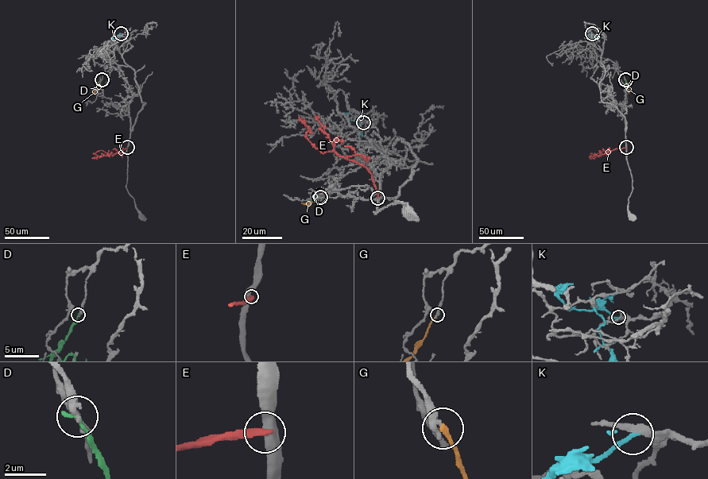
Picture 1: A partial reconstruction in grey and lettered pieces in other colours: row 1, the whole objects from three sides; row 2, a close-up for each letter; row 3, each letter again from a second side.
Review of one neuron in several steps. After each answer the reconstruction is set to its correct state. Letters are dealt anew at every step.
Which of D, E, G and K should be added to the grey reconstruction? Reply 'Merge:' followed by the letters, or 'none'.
Merge: none

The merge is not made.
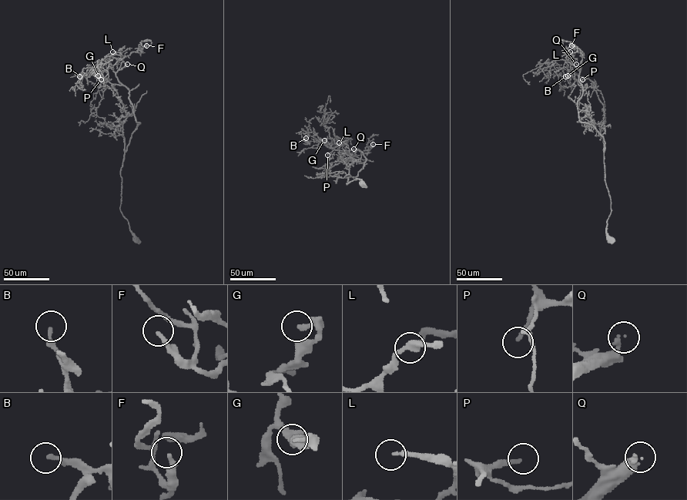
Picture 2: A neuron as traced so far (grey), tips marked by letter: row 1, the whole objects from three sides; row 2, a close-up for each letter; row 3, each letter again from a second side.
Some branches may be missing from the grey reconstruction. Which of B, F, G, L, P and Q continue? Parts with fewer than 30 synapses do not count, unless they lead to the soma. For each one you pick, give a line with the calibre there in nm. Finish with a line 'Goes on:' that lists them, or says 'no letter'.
L: Thickness 190 nm
P: Thickness 180 nm
Q: Thickness 110 nm
Goes on: L, P, Q

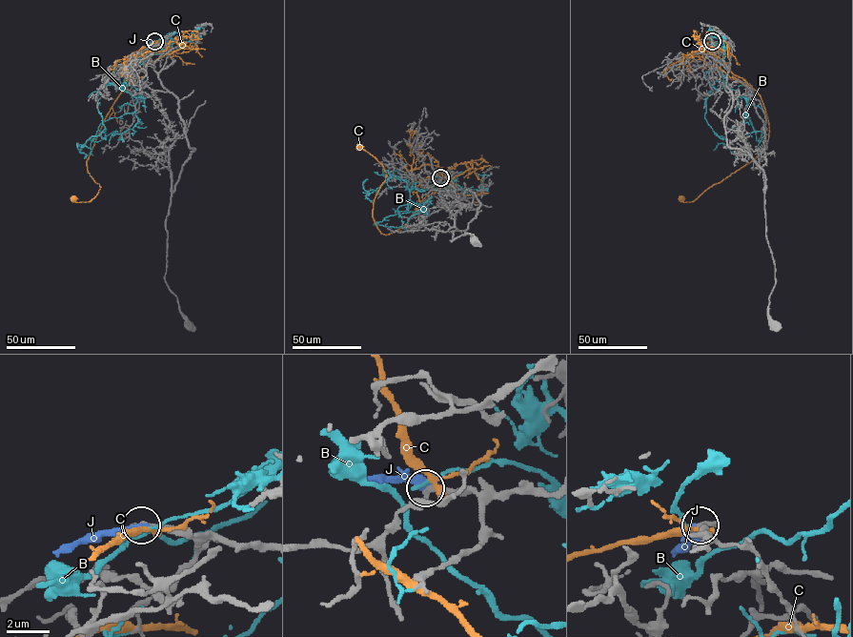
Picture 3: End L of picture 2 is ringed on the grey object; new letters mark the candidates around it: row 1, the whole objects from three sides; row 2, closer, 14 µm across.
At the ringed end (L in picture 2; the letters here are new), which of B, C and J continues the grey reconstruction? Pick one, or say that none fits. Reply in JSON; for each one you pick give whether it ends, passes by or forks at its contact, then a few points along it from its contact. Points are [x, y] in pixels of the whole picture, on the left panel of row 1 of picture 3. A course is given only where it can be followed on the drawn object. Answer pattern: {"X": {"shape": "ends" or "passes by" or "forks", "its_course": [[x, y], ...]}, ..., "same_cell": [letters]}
{"J": {"shape": "ends"}, "same_cell": ["J"]}

